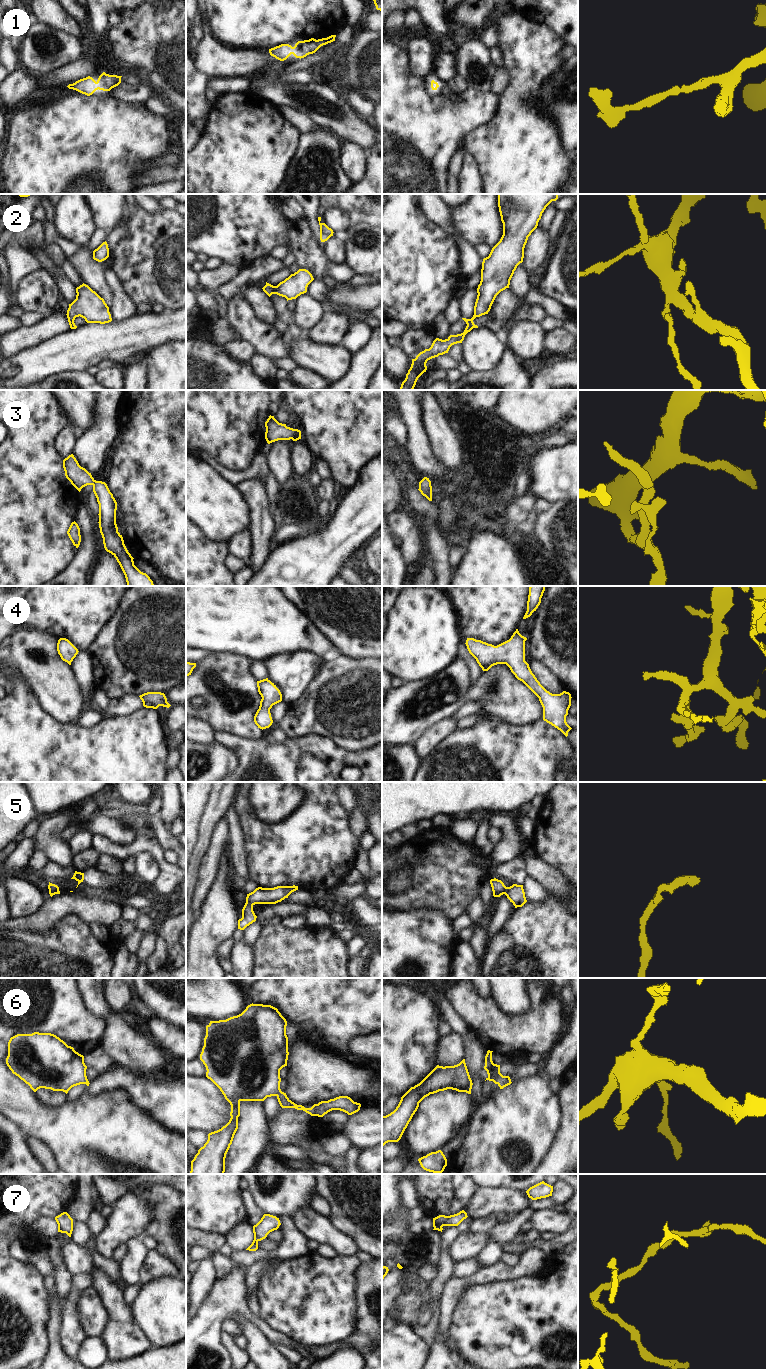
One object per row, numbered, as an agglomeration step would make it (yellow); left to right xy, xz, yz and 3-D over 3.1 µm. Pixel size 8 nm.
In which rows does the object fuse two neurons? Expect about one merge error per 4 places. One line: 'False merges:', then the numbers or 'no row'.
False merges: no row

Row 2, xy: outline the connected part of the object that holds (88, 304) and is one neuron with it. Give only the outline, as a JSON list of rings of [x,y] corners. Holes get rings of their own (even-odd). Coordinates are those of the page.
[[[82,284],[76,288],[76,299],[69,304],[67,318],[71,329],[76,329],[76,317],[82,317],[87,323],[105,324],[112,321],[109,307],[88,285]]]

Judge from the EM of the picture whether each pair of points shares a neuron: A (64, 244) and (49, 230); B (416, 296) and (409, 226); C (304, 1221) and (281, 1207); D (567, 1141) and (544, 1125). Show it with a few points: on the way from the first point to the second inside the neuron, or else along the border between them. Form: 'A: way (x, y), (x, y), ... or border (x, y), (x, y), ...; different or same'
A: way (60, 241), (52, 234); same
B: way (416, 279), (415, 243); same
C: border (309, 1207), (296, 1211), (290, 1217); different
D: border (562, 1110), (559, 1129), (549, 1149), (544, 1153); different

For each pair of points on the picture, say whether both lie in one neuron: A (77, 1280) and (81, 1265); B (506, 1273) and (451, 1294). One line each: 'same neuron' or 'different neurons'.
A: different neurons
B: same neuron

